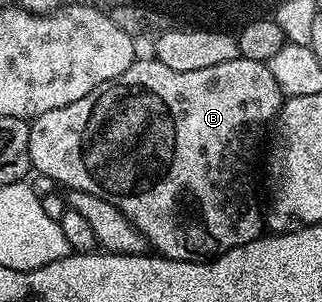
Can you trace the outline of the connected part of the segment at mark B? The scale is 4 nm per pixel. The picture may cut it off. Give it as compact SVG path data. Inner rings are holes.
M241 56L232 60L224 60L224 64L215 64L212 68L200 68L196 72L176 72L176 68L168 68L168 64L157 60L142 62L136 60L120 76L92 88L88 96L68 104L64 108L52 108L52 112L44 112L39 118L29 123L28 156L31 167L37 173L50 176L59 187L66 186L67 191L79 190L92 192L92 196L100 196L100 200L108 200L130 223L141 232L147 243L154 246L163 258L175 258L177 262L196 262L209 260L217 255L226 254L232 248L243 246L259 237L264 230L264 214L258 211L258 202L254 199L254 190L250 187L250 178L246 173L250 170L250 162L246 157L250 154L250 145L258 134L258 129L267 122L275 121L282 109L284 93L272 76L267 63L248 60Z

